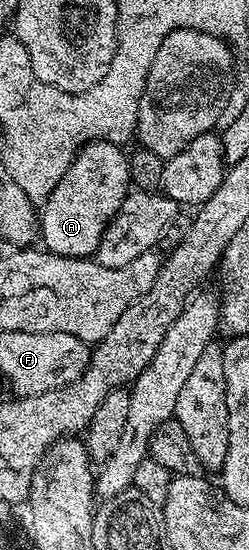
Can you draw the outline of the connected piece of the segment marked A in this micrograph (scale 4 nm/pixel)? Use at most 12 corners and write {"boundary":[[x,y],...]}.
{"boundary":[[89,140],[41,205],[46,251],[94,257],[132,187],[129,156]]}

